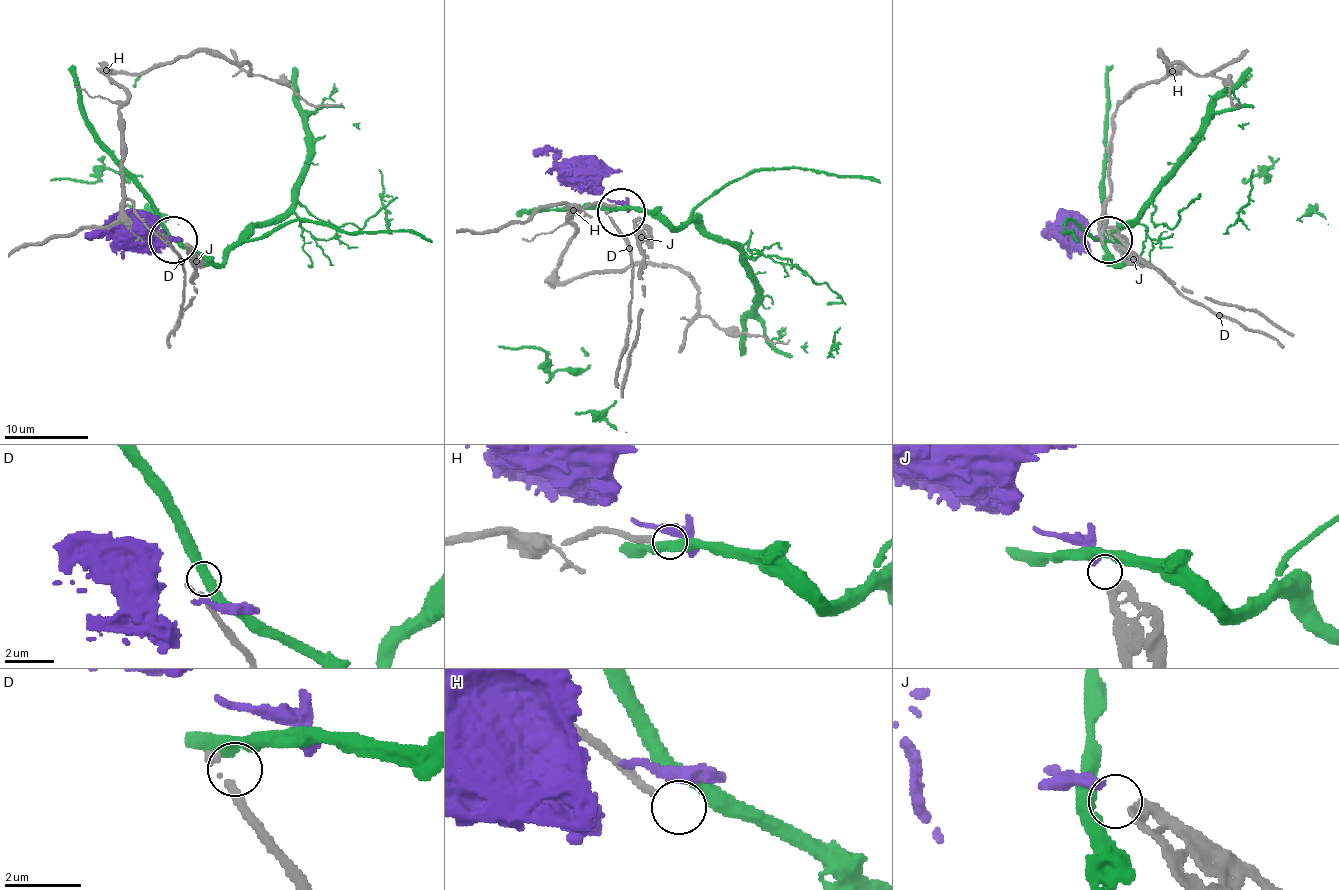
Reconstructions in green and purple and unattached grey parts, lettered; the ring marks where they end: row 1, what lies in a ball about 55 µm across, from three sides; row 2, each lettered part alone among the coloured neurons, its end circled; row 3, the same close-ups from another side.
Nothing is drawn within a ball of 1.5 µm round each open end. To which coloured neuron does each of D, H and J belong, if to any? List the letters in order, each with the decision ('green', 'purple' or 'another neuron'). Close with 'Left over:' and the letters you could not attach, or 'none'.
D: another neuron
H: another neuron
J: purple
Left over: D, H

